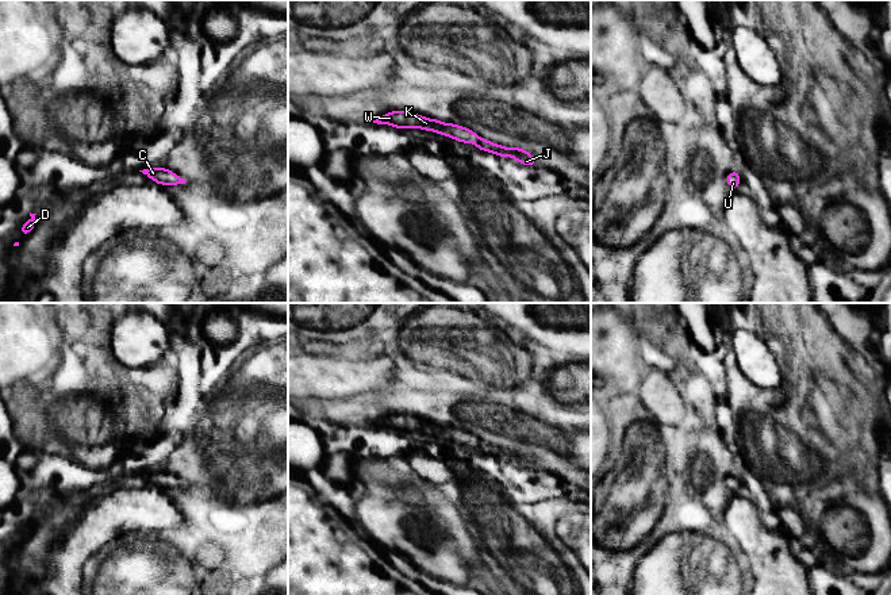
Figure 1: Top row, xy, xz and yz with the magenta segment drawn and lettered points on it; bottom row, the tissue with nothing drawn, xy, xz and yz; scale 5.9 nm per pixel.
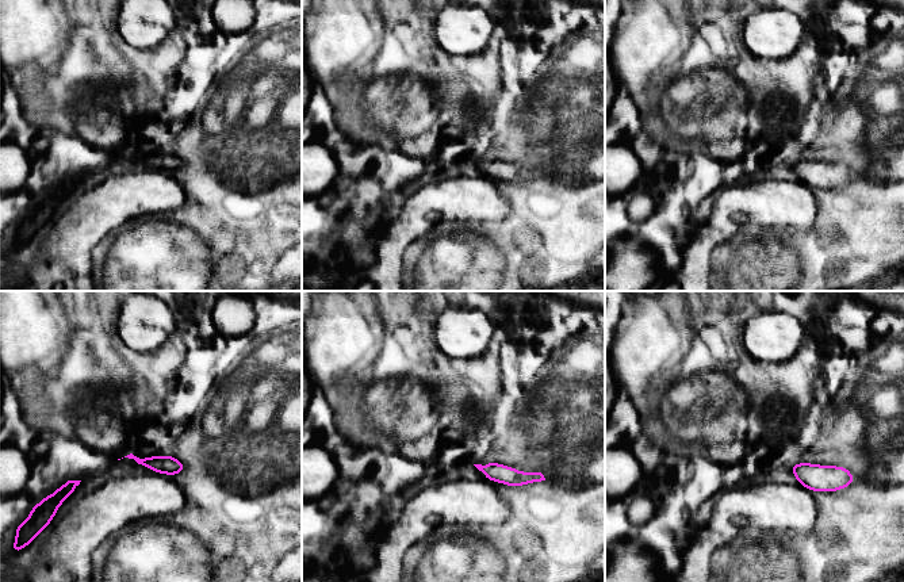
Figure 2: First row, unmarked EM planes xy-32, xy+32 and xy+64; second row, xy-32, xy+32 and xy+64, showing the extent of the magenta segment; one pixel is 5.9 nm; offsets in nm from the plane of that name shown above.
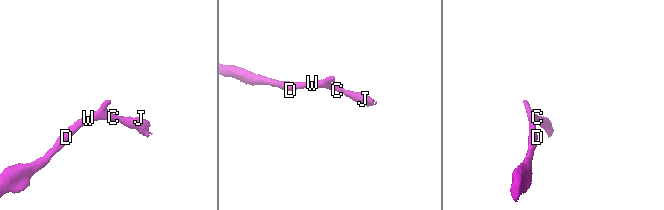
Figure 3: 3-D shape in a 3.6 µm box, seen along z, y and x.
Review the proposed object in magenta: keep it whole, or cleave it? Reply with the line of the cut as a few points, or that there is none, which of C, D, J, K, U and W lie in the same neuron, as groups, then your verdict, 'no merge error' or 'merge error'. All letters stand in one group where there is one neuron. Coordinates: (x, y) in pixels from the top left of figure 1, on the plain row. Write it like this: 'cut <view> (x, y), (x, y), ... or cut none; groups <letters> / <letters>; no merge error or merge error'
cut none; groups C D J K U W; no merge error

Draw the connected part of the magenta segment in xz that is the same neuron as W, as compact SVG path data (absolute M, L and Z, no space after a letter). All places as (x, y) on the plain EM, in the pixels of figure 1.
M391 414L380 419L379 422L373 423L372 426L388 427L399 433L422 431L426 434L433 434L456 442L461 446L472 445L476 449L476 452L496 457L499 460L511 461L514 458L514 464L518 464L525 469L535 469L534 458L530 457L527 453L521 452L519 449L508 452L506 449L496 448L491 444L479 439L475 434L466 430L453 426L443 426L439 422L425 421L411 414Z

